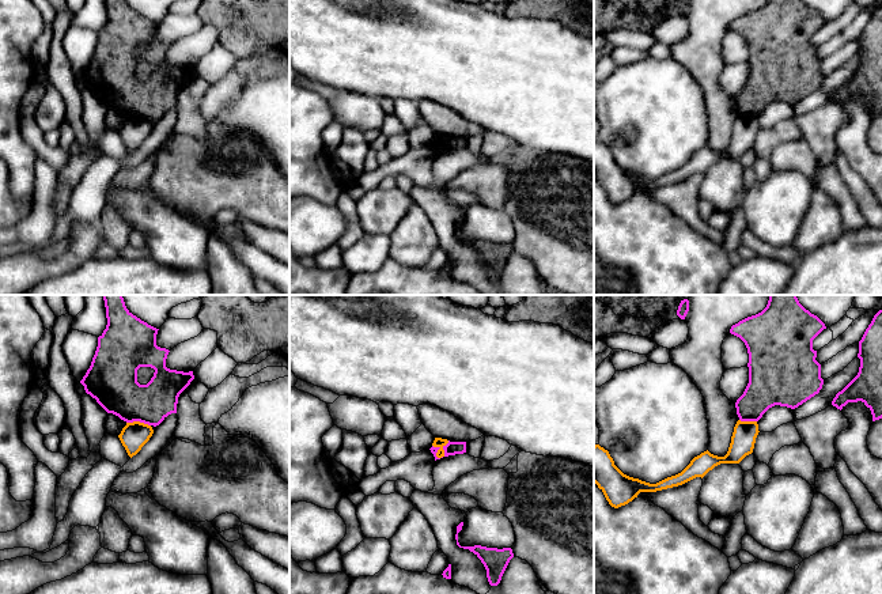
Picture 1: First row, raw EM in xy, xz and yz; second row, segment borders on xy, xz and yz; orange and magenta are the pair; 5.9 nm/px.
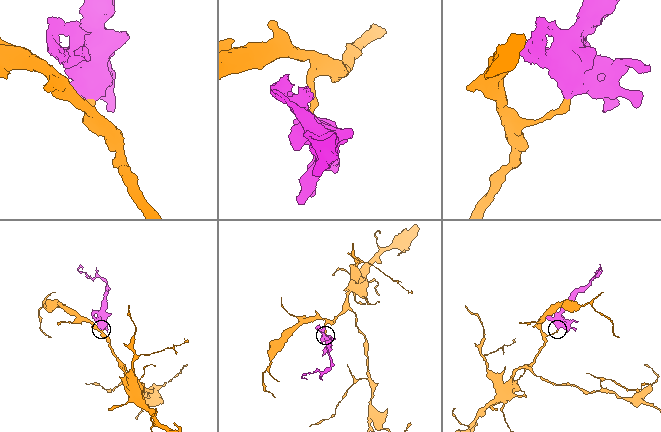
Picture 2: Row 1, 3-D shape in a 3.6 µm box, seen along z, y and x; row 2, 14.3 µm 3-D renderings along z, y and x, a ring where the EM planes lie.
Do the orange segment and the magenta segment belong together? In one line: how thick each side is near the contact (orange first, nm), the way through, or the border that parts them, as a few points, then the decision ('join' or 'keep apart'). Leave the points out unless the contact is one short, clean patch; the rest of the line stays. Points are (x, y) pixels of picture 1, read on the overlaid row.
160/280 nm | along xy (127, 422), (143, 422), (150, 426) | keep apart

